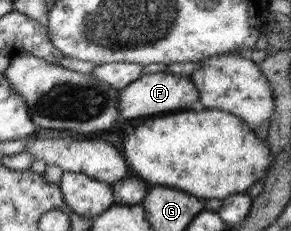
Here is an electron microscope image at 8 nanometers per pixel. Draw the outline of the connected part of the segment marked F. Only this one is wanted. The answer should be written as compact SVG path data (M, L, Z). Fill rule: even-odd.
M168 71L143 74L138 80L120 90L120 124L138 124L158 117L180 111L191 111L199 107L200 96L190 77L175 75Z

